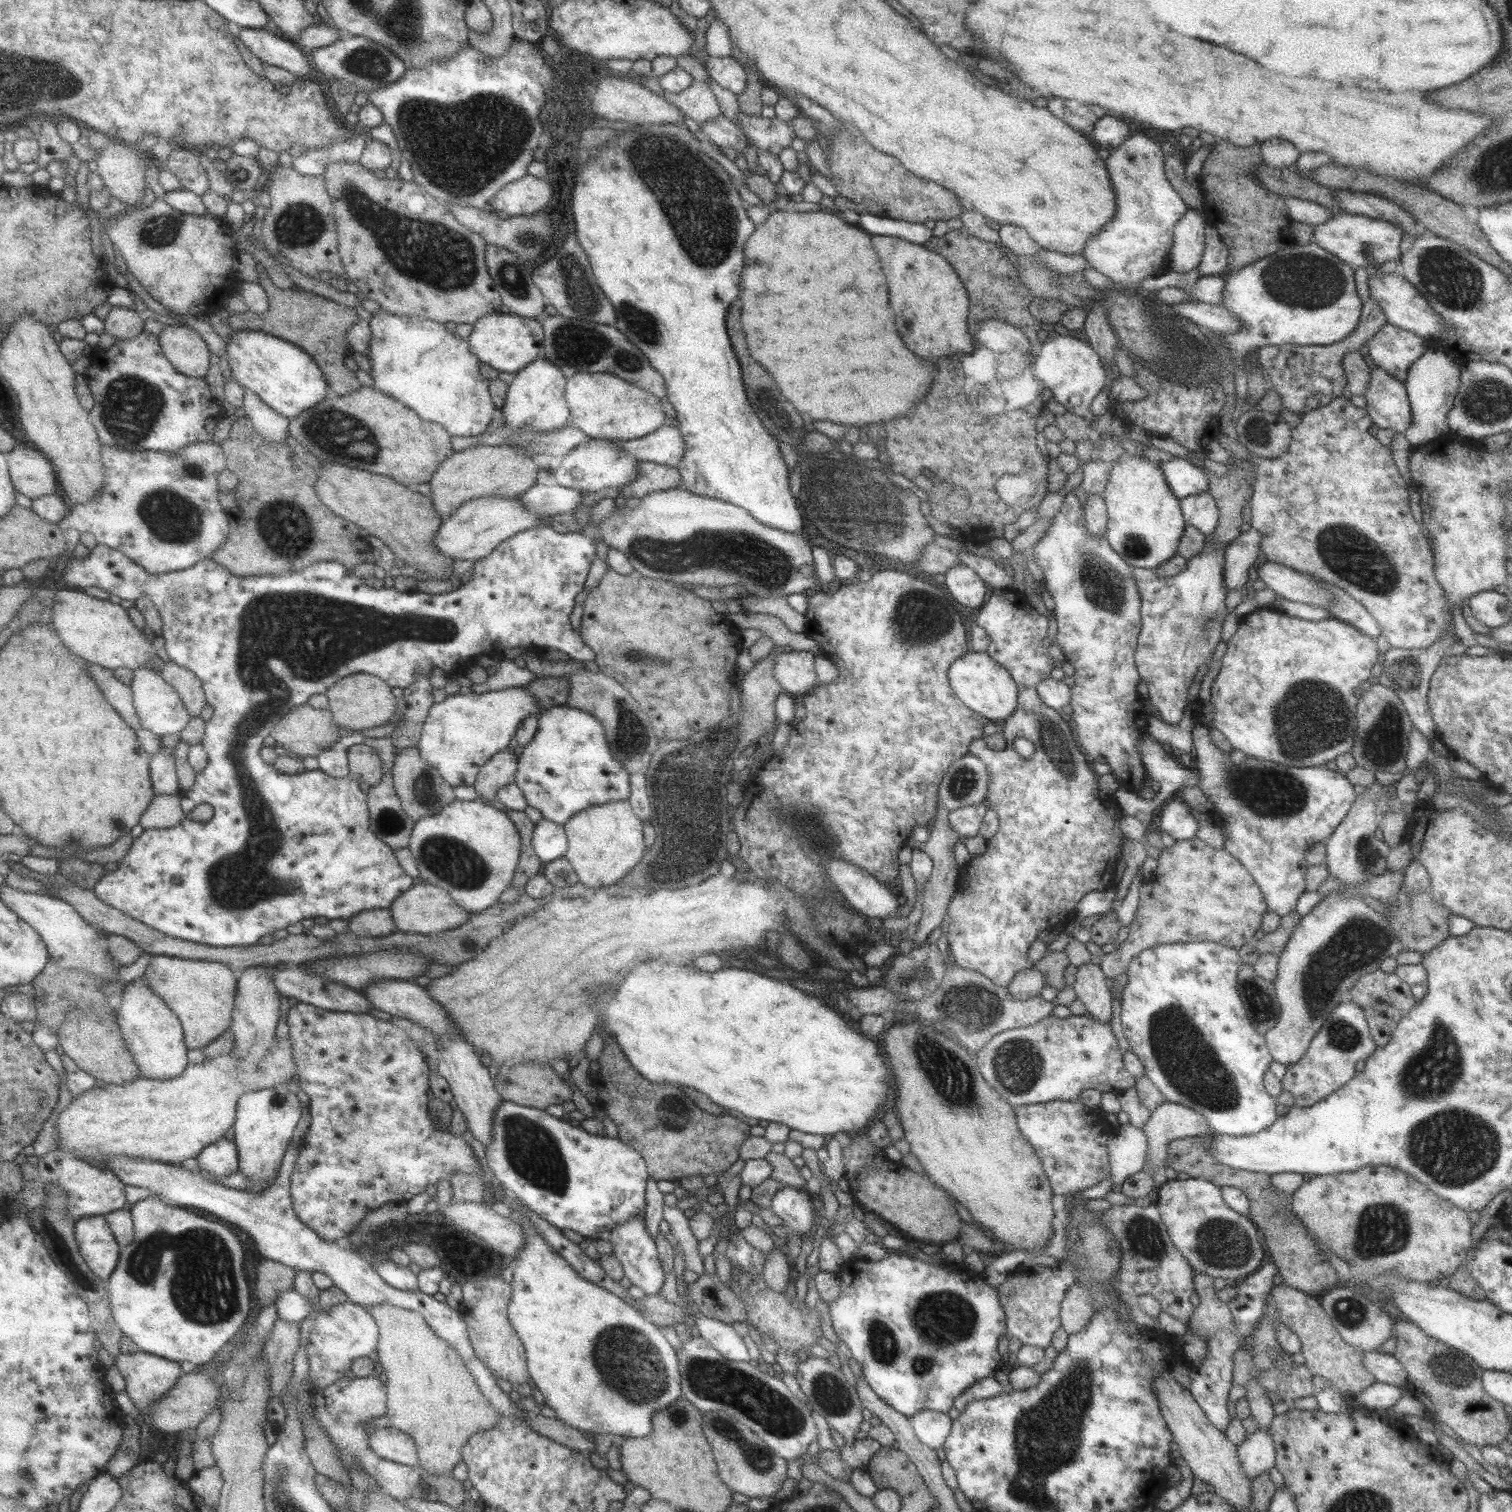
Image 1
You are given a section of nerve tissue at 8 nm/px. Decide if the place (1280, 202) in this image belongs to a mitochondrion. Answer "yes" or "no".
no

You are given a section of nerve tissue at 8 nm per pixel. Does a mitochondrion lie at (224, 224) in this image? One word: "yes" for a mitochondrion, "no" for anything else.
no

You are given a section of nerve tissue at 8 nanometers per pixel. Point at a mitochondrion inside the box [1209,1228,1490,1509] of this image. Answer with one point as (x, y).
(1457, 1371)

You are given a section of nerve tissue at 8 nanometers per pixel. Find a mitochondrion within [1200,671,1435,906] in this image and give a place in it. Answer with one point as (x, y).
(1314, 717)

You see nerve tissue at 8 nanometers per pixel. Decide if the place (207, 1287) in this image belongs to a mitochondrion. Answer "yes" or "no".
yes

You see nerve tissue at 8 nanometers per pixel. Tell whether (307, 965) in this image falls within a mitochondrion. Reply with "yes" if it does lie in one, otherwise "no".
no

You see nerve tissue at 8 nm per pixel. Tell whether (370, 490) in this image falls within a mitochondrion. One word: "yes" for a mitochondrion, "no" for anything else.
no

